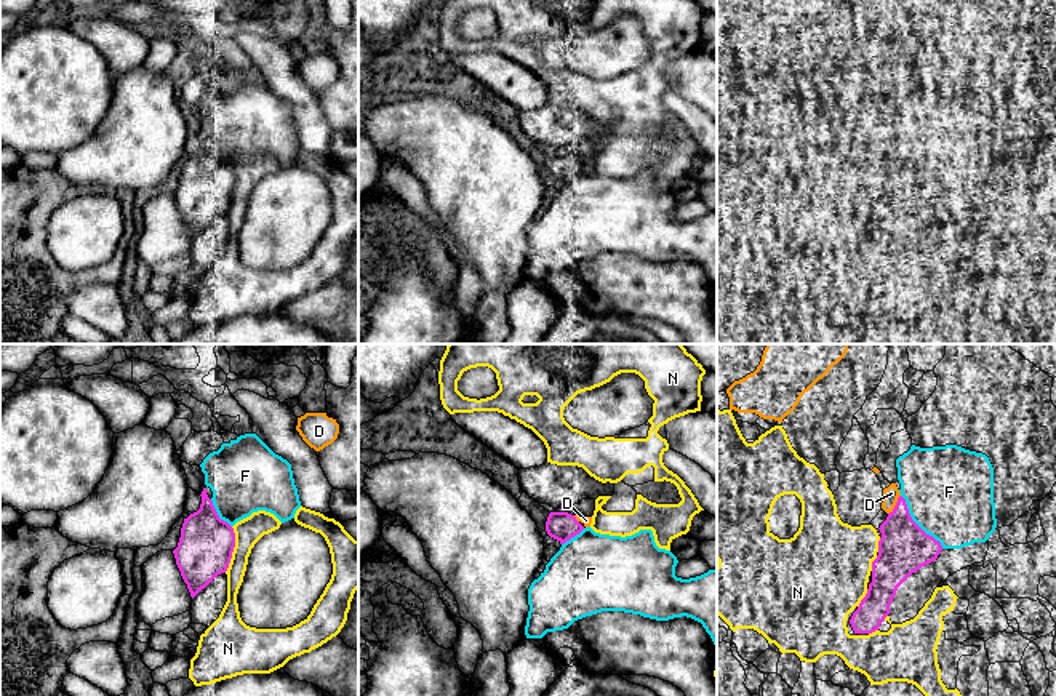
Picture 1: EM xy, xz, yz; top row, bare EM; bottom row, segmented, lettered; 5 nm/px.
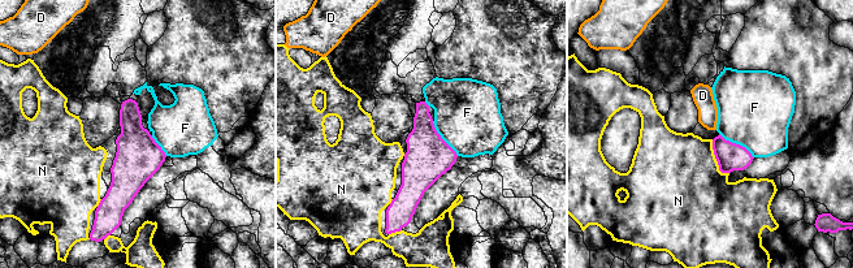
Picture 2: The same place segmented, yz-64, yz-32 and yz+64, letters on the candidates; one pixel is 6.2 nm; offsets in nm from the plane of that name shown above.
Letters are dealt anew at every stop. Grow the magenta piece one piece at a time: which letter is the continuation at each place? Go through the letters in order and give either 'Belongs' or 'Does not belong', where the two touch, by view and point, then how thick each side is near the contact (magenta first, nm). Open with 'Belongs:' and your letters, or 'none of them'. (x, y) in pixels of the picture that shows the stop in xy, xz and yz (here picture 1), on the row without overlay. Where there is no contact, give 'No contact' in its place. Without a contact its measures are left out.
Belongs: D
D: Belongs. Touches magenta at yz (896, 146). Thickness 260 nm (magenta) against 80 nm
F: Does not belong. Touches magenta at yz (916, 165). Thickness 260 nm (magenta) against 440 nm
N: Does not belong. Touches magenta at xy (232, 191). Thickness 280 nm (magenta) against 140 nm

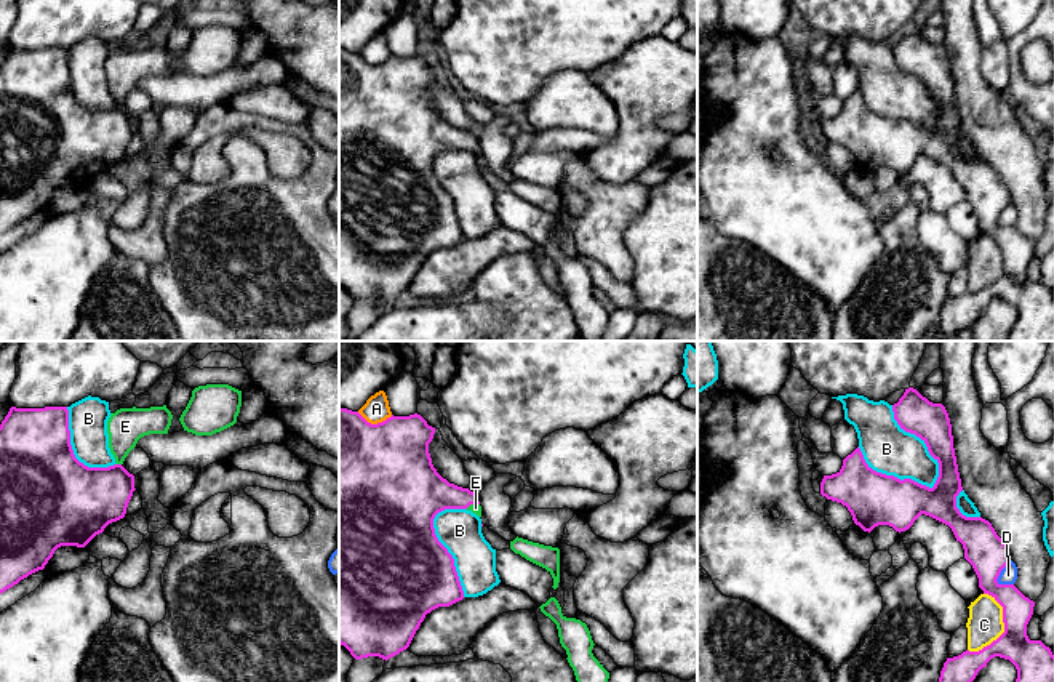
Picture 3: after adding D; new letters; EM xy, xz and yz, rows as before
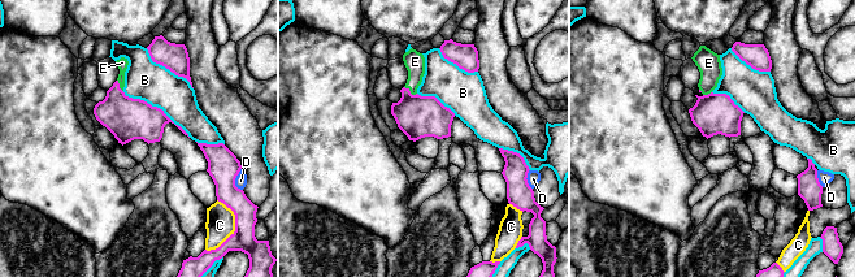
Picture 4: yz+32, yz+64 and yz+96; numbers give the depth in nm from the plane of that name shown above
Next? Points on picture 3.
Belongs: E
A: Does not belong. Touches magenta at xz (375, 66). Thickness 500 nm (magenta) against 130 nm
B: Does not belong. Touches magenta at yz (925, 84). Thickness 190 nm (magenta) against 240 nm
C: Does not belong. Touches magenta at yz (1005, 271). Thickness 190 nm (magenta) against 180 nm
D: Does not belong. Touches magenta at yz (1000, 213). Thickness 200 nm (magenta) against 90 nm
E: Belongs. Touches magenta at xy (119, 106). Thickness 340 nm (magenta) against 180 nm

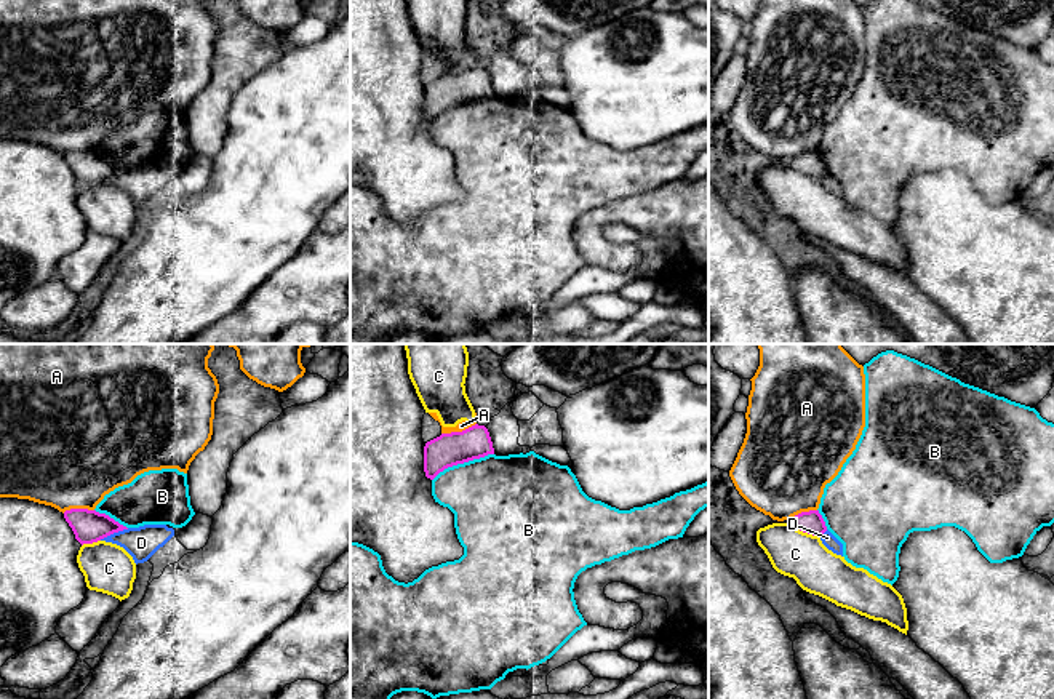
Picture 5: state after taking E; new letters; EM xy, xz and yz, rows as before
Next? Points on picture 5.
Belongs: none of them
A: Does not belong. Touches magenta at xz (458, 74). Thickness 170 nm (magenta) against 50 nm
B: Does not belong. Touches magenta at xz (463, 104). Thickness 170 nm (magenta) against 440 nm
C: Does not belong. Touches magenta at yz (803, 173). Thickness 120 nm (magenta) against 240 nm
D: Does not belong. Touches magenta at xy (114, 173). Thickness 160 nm (magenta) against 160 nm

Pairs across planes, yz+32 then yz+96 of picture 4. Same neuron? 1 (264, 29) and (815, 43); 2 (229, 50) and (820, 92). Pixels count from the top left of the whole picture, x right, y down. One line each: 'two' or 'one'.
1: one
2: one

